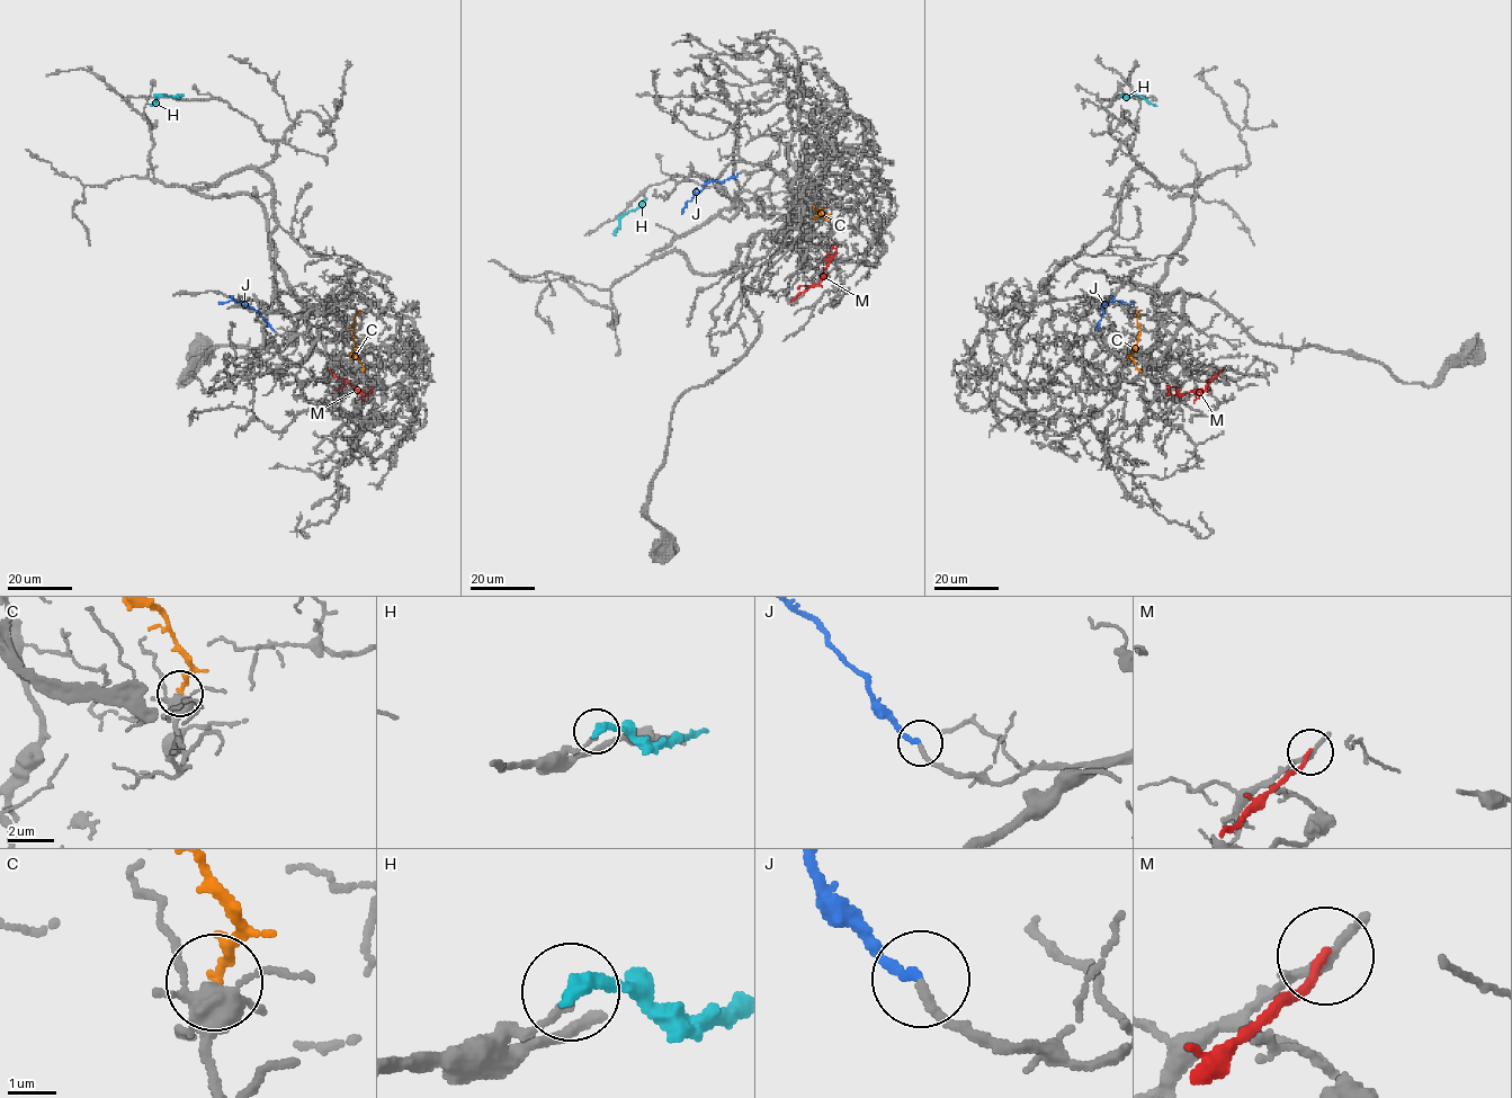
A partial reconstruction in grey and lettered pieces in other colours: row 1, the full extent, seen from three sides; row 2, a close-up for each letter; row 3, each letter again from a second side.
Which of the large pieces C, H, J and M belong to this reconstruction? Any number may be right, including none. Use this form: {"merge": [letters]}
{"merge": ["J"]}

